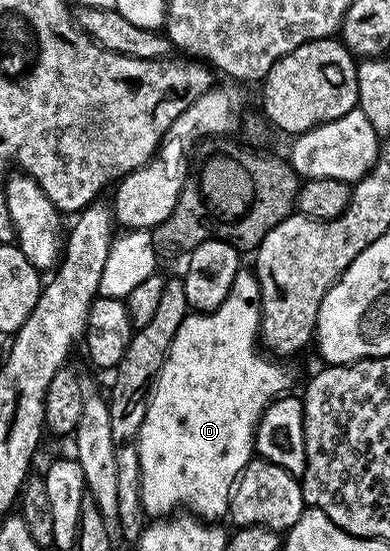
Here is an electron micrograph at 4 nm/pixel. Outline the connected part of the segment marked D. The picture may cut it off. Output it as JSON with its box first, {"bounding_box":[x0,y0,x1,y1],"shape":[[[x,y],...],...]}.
{"bounding_box":[140,267,292,523],"shape":[[[244,267],[238,275],[234,275],[234,285],[230,287],[230,295],[209,313],[199,311],[189,312],[187,317],[182,319],[182,327],[178,327],[178,335],[174,335],[174,343],[170,343],[170,351],[160,368],[160,374],[155,379],[150,389],[148,399],[148,410],[146,419],[142,423],[140,432],[140,494],[142,495],[142,507],[148,515],[172,515],[177,511],[187,511],[191,516],[198,517],[202,521],[216,523],[228,517],[228,500],[232,497],[232,491],[236,480],[240,478],[240,472],[253,460],[254,446],[256,444],[256,428],[260,417],[266,411],[270,402],[276,400],[292,385],[292,373],[287,369],[285,362],[280,359],[273,359],[267,352],[262,351],[258,344],[260,335],[260,284],[255,272],[251,268]]]}

